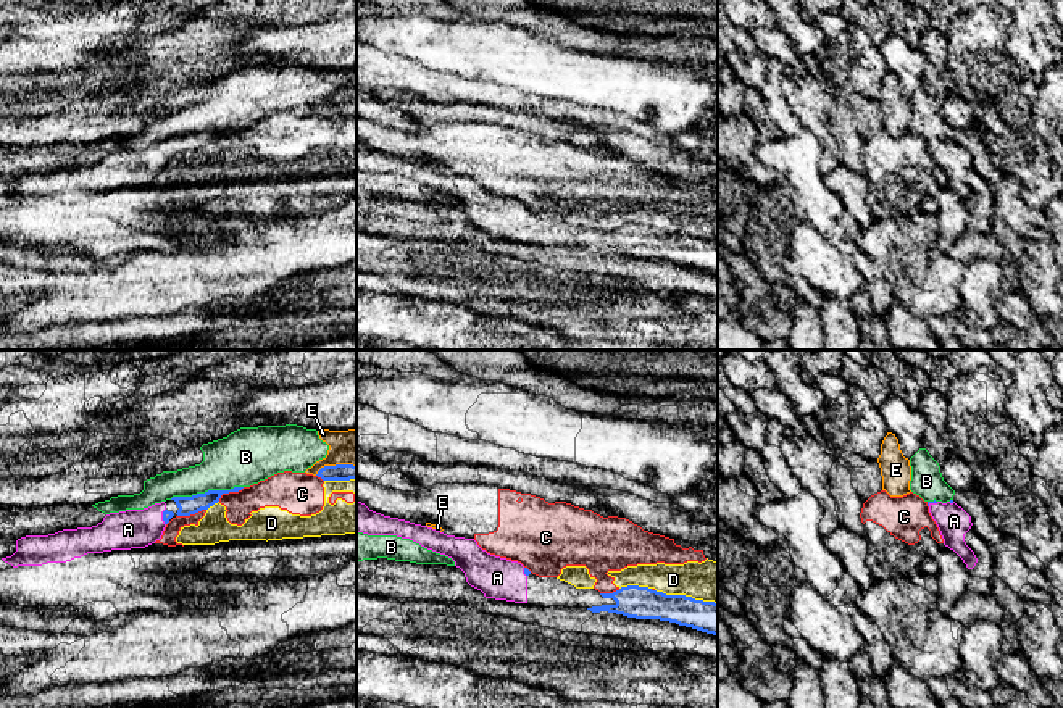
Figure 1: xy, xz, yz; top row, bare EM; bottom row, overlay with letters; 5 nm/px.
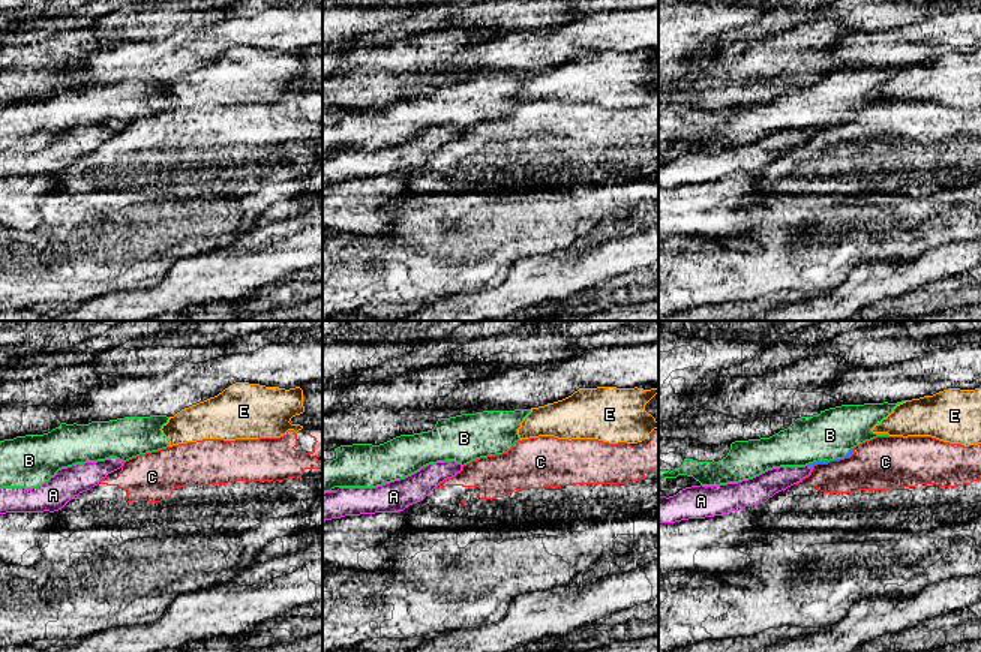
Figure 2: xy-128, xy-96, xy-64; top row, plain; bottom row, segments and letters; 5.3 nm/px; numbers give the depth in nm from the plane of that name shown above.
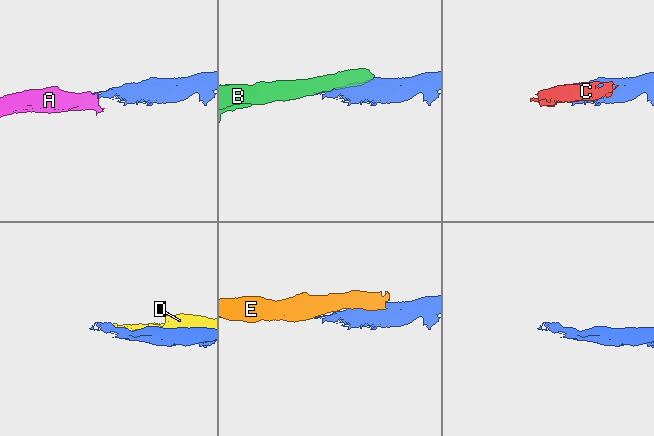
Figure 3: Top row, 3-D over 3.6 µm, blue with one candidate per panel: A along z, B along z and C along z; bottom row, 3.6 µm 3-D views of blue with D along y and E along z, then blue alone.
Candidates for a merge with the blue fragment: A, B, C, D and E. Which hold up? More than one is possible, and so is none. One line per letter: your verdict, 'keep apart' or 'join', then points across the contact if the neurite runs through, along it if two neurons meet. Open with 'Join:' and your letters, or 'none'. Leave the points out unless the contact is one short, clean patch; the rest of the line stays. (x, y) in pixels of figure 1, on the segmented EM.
Join: A
A: join; way xy (166, 515), (163, 516), (142, 528), (128, 529)
B: keep apart
C: keep apart
D: keep apart
E: keep apart; border xy (355, 465), (325, 465), (315, 474)

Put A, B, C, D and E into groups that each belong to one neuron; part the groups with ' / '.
A / B / C D / E

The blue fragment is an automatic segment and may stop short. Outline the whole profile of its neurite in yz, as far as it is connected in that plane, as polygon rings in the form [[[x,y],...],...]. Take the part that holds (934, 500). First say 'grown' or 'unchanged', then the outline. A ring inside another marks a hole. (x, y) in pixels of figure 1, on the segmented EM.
grown | [[[928,502],[929,513],[936,521],[944,545],[953,550],[966,564],[968,569],[973,569],[978,563],[974,552],[966,545],[965,534],[971,529],[971,516],[958,506],[955,502]]]

